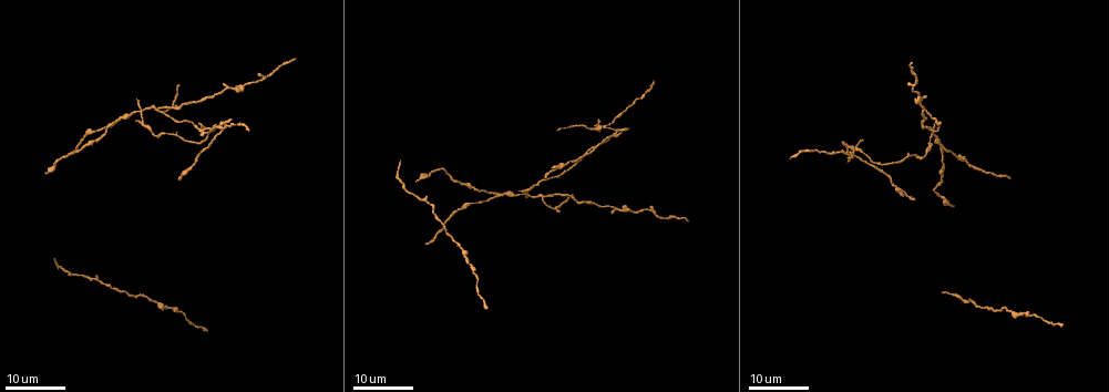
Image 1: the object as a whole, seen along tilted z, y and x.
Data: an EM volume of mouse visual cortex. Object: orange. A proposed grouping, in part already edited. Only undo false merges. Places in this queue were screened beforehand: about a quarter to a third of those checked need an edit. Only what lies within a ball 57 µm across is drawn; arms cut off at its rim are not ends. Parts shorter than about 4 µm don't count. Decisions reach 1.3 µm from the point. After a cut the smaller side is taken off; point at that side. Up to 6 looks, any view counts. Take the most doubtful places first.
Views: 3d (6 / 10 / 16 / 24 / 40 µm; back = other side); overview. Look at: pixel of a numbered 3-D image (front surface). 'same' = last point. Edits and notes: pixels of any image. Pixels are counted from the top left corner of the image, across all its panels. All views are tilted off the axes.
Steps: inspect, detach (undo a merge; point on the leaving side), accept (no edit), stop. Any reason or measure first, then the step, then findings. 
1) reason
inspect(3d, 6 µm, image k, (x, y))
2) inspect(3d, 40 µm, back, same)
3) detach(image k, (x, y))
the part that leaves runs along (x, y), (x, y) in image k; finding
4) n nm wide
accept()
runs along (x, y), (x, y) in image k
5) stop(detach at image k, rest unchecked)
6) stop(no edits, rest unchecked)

four-way junction
inspect(3d, 16 µm, image 1, (139, 110))

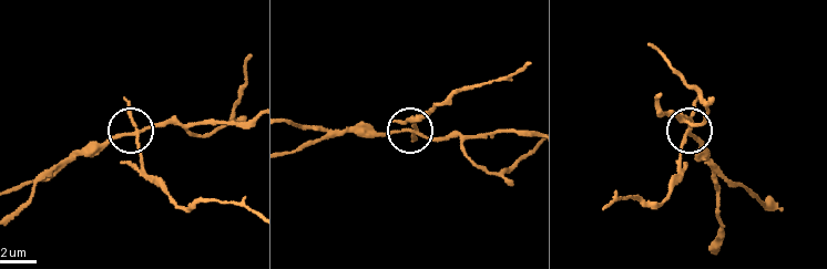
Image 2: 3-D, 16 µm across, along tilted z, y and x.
closer look
inspect(3d, 10 µm, image 2, (418, 131))

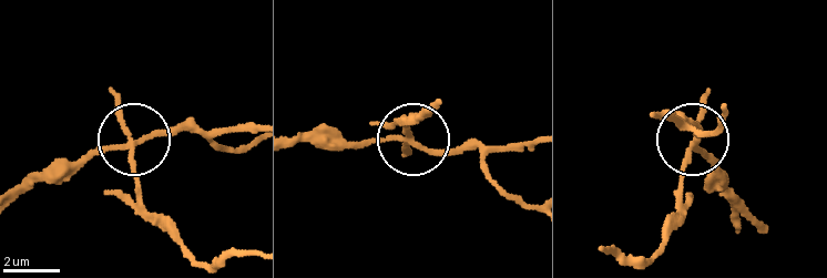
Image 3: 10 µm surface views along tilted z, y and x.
side arm 32 µm
detach(image 3, (120, 107))
the part that leaves runs along (131, 148), (138, 202), (195, 254), (206, 259), (254, 255) in image 3; two neurons meet here

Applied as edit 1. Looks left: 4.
see it whole again
inspect(overview)

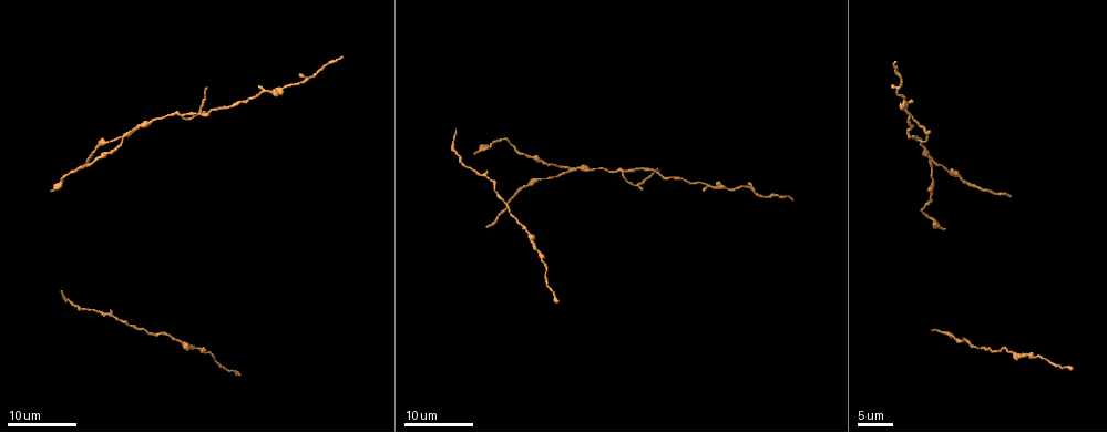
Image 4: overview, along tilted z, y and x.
three-way junction
inspect(3d, 16 µm, image 4, (569, 172))

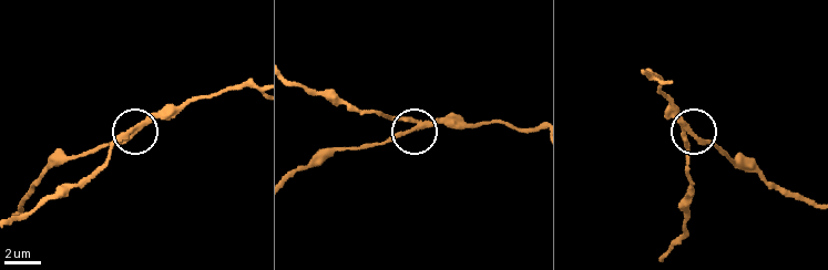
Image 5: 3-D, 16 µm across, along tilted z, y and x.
inspect(3d, 10 µm, image 5, (691, 134))

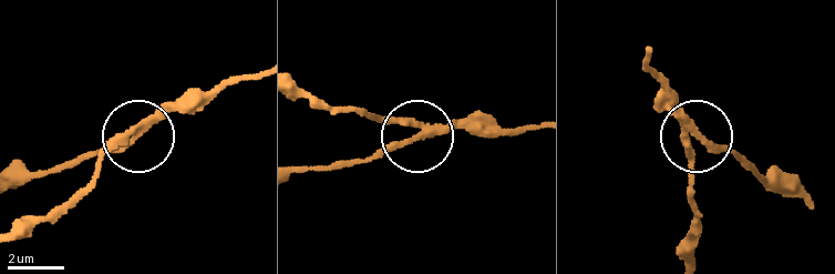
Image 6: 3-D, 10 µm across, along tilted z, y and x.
240 nm wide
detach(image 6, (383, 153))
the part that leaves runs along (419, 136), (331, 170), (296, 171) in image 6; a second neuron is stuck on

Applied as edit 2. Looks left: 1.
stop(detach at image 3, detach at image 6, rest unchecked)

